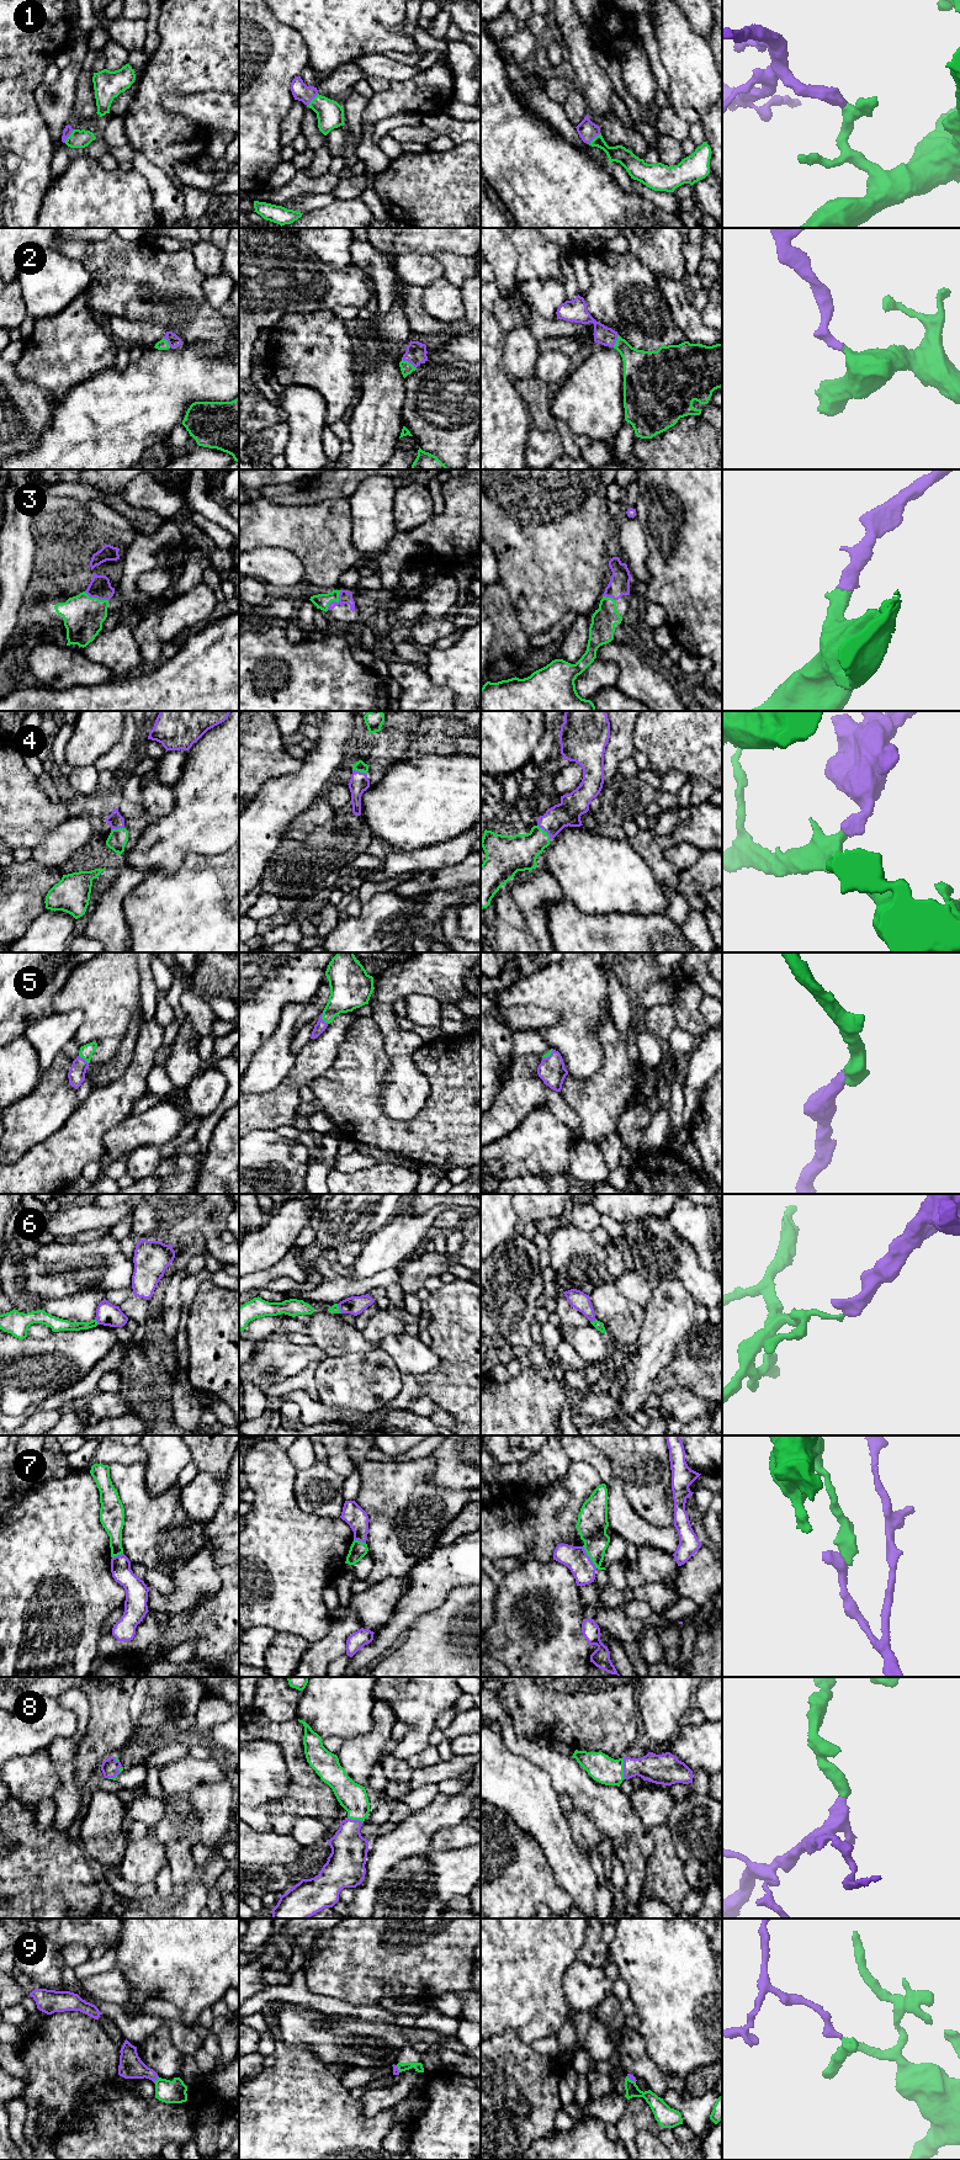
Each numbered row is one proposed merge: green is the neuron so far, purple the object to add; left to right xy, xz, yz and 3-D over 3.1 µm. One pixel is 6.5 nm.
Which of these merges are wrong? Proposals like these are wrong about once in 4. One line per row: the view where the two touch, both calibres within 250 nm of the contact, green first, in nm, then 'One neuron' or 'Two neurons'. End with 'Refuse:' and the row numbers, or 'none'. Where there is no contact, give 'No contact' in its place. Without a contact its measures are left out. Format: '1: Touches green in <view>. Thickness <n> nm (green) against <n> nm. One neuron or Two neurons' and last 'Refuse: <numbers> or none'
1: Touches green in xy. Thickness 120 nm (green) against 60 nm. One neuron
2: Touches green in xz. Thickness 80 nm (green) against 140 nm. One neuron
3: Touches green in xz. Thickness 100 nm (green) against 80 nm. One neuron
4: Touches green in yz. Thickness 240 nm (green) against 170 nm. One neuron
5: Touches green in xz. Thickness 240 nm (green) against 70 nm. One neuron
6: Touches green in yz. Thickness 60 nm (green) against 120 nm. Two neurons
7: Touches green in yz. Thickness 200 nm (green) against 160 nm. One neuron
8: Touches green in yz. Thickness 180 nm (green) against 190 nm. One neuron
9: Touches green in xy. Thickness 150 nm (green) against 160 nm. Two neurons
Refuse: 6, 9

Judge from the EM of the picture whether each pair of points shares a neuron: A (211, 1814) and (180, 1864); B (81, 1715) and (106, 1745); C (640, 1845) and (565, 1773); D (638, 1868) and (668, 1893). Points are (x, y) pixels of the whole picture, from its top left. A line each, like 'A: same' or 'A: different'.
A: different
B: different
C: same
D: different

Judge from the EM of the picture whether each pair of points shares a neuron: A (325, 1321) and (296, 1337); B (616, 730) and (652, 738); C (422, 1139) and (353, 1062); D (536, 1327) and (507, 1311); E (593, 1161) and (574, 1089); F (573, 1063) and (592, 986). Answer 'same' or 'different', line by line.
A: different
B: different
C: same
D: different
E: different
F: same

